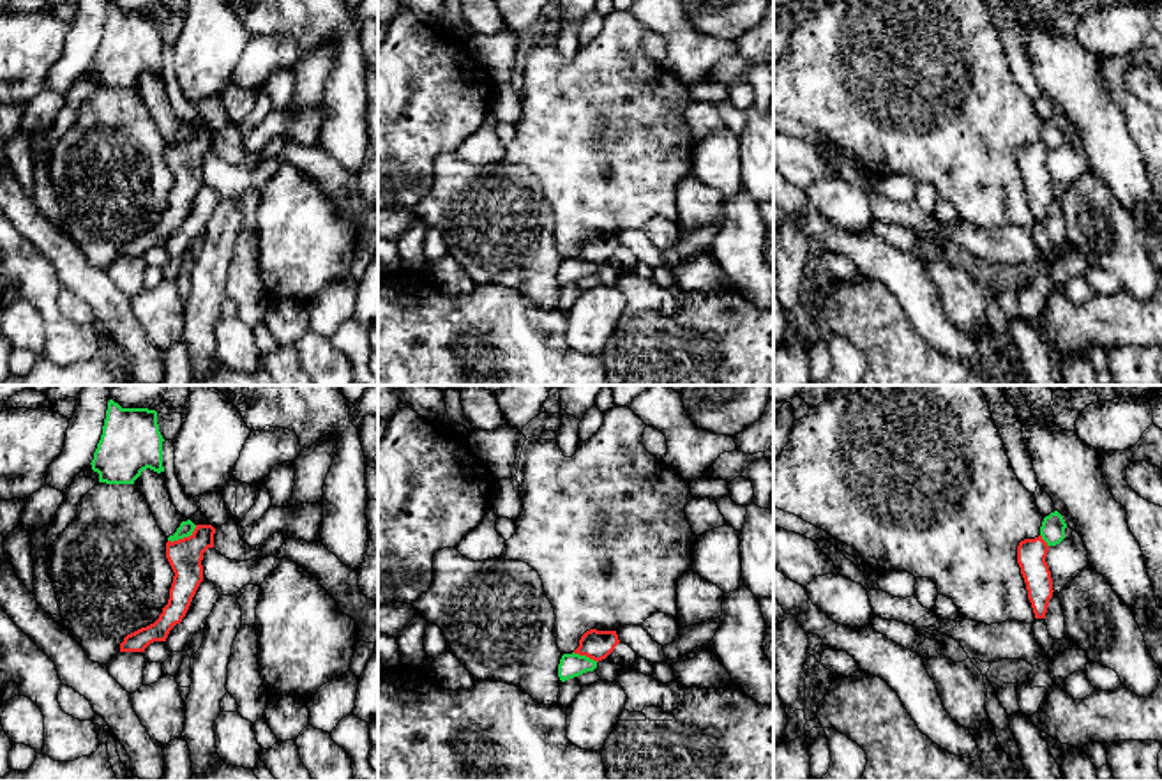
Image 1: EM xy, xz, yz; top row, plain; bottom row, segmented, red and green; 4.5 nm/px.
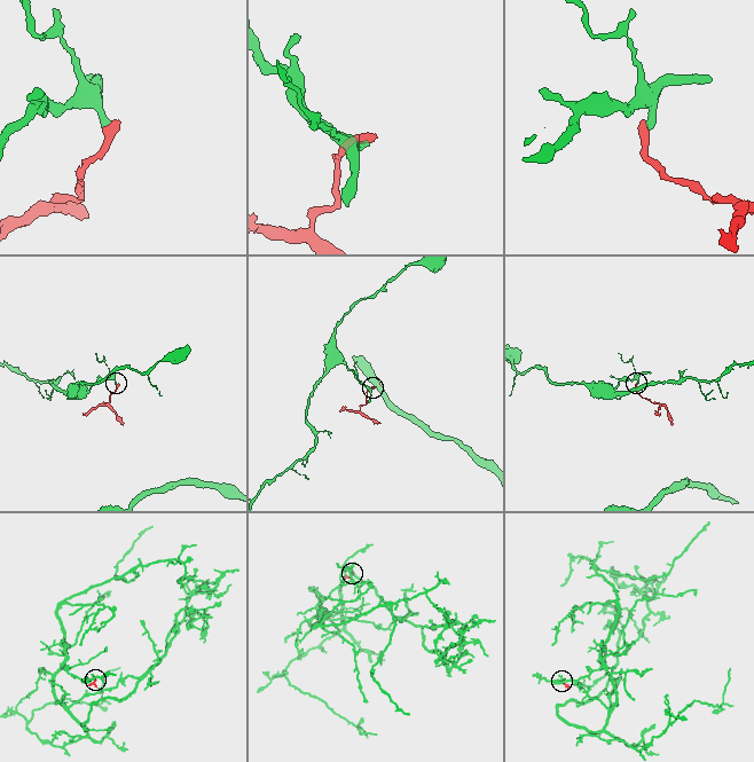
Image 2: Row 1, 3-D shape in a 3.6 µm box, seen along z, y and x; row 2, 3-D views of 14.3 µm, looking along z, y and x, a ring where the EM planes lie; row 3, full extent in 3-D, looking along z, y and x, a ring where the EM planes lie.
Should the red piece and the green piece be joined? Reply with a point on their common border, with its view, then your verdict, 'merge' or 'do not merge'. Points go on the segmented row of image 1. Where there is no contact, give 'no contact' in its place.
contact xy (184, 538); do not merge

